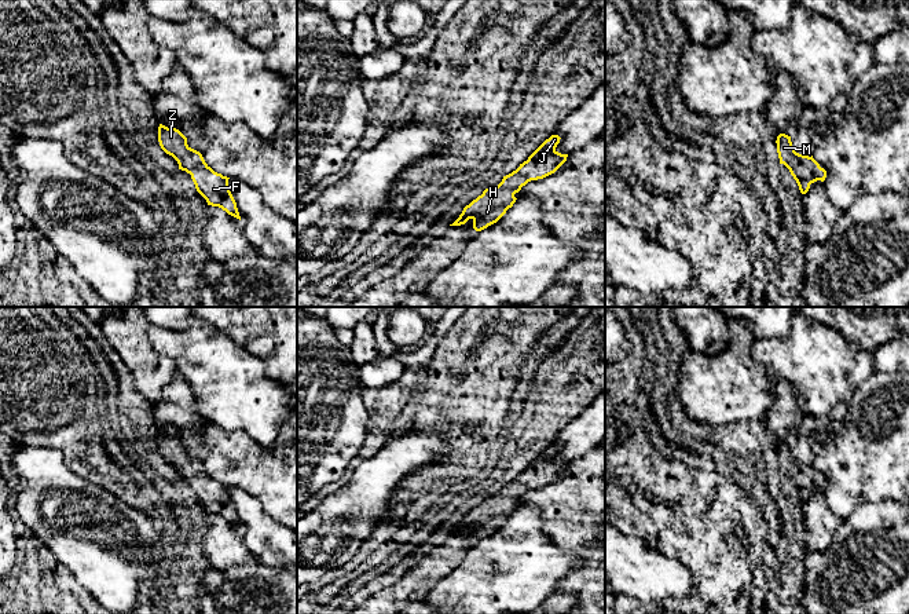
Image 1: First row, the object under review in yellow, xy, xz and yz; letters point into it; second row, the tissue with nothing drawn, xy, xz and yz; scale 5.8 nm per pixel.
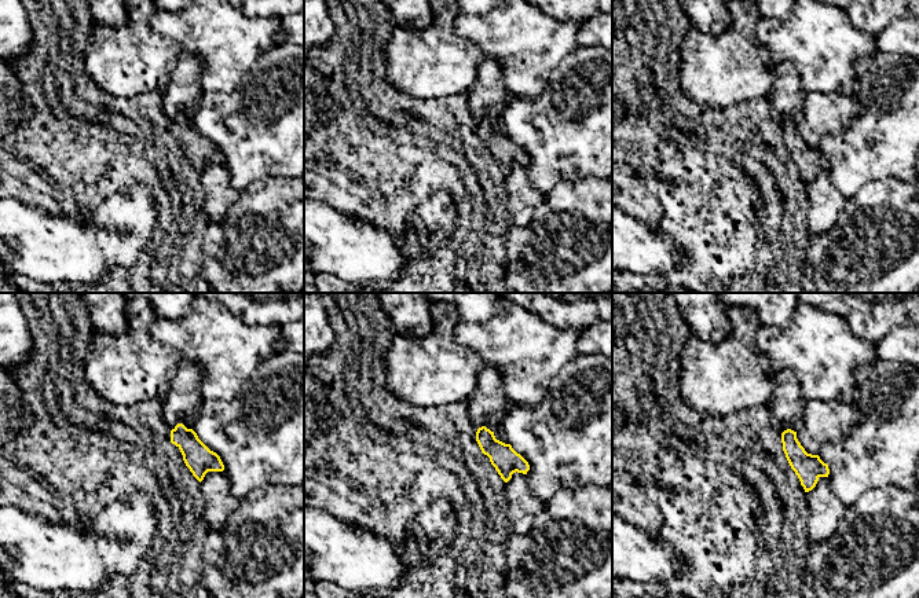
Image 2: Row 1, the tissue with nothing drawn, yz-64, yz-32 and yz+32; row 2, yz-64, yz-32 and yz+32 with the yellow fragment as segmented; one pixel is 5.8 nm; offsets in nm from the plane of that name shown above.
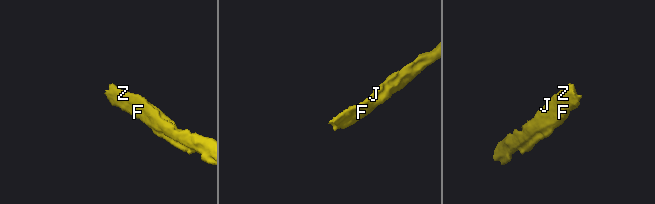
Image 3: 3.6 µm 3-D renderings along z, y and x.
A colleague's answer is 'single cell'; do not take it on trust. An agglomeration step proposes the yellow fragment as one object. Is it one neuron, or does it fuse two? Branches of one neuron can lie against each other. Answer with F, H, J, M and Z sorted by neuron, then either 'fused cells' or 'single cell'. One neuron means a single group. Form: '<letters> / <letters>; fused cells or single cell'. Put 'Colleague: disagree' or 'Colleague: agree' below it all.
F H J M Z; single cell
Colleague: agree

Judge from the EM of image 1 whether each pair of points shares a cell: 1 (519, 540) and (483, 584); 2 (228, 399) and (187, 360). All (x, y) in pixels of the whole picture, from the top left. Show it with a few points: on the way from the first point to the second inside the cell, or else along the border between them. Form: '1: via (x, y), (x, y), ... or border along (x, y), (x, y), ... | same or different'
1: via (512, 551), (493, 573) | same
2: via (219, 390), (197, 368) | same

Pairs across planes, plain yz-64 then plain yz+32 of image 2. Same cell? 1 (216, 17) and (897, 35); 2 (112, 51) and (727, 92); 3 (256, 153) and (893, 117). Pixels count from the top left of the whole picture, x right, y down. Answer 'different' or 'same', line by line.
1: different
2: same
3: same

